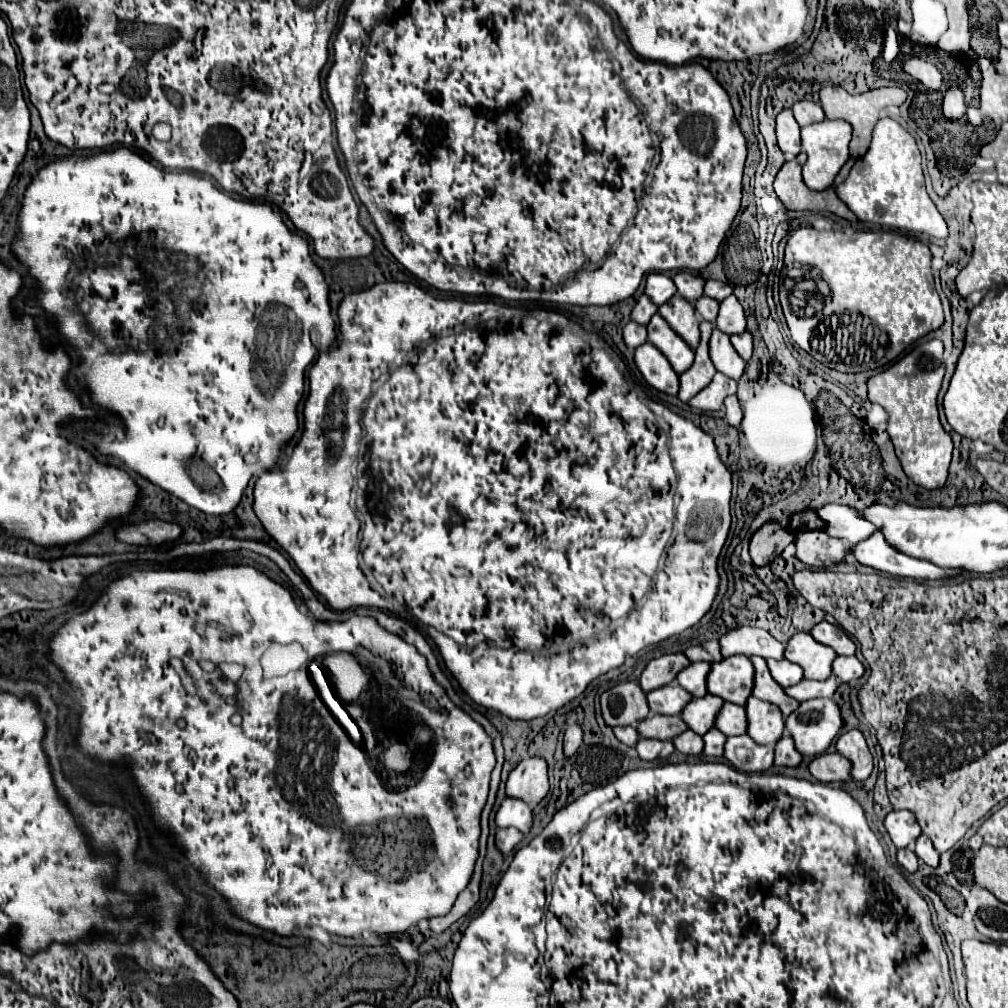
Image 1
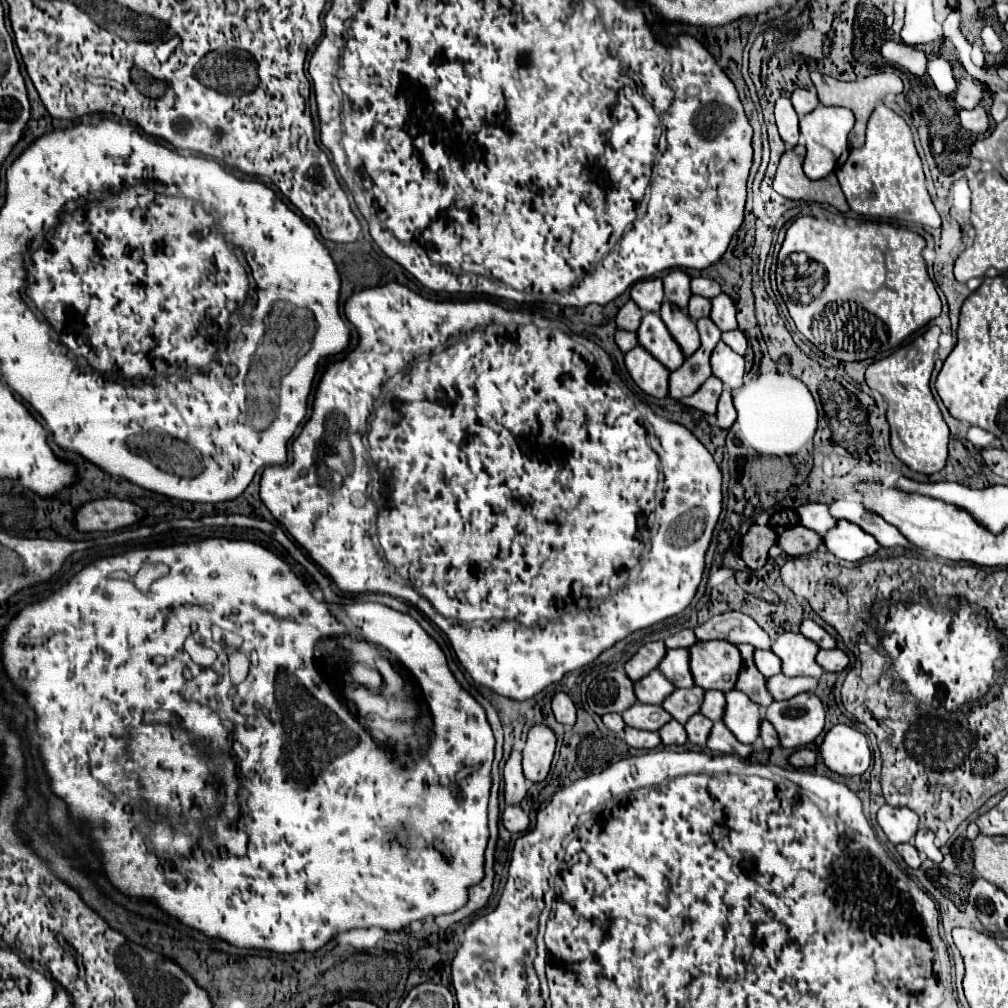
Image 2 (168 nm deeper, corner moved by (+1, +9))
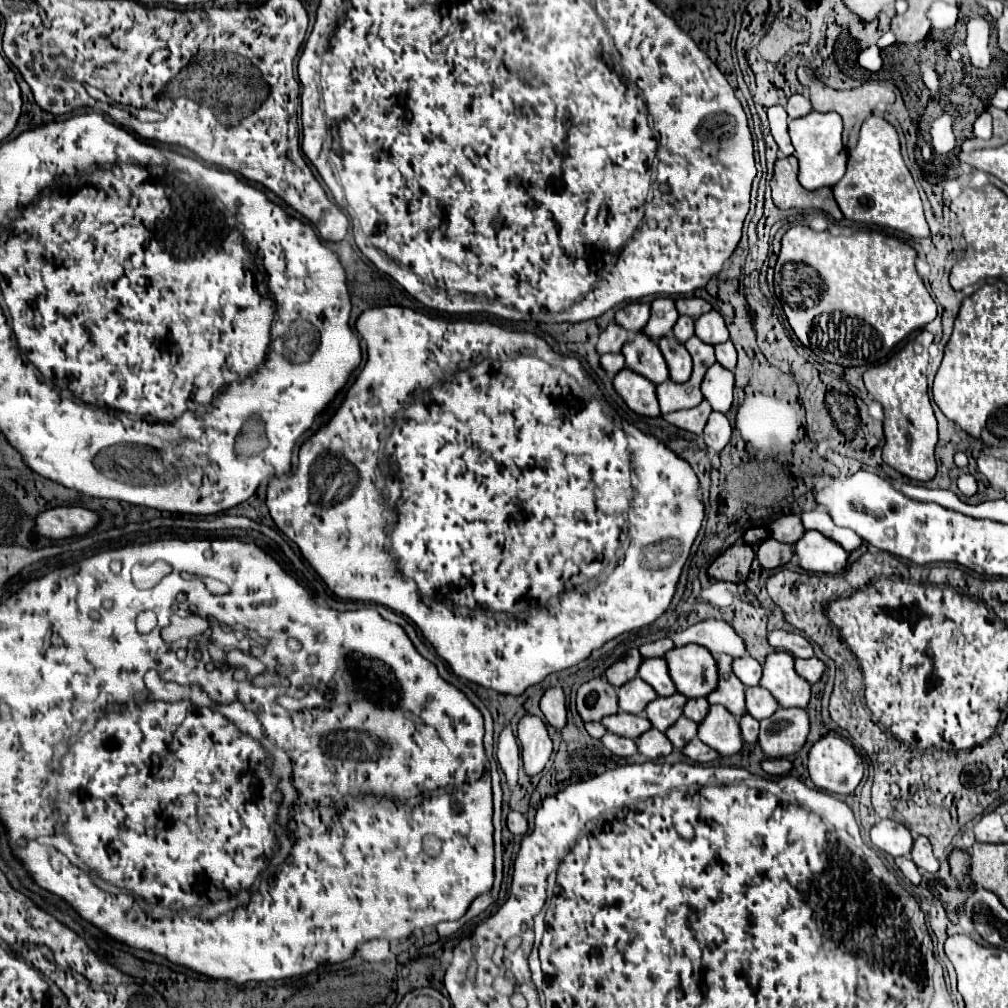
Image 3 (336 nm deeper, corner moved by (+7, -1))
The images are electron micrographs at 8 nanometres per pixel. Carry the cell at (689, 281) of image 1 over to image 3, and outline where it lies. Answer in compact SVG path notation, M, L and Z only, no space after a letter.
M657 297L651 303L651 319L647 321L647 327L643 327L643 333L651 341L659 341L663 337L669 337L677 317L679 317L679 313L675 309L675 303L669 297Z

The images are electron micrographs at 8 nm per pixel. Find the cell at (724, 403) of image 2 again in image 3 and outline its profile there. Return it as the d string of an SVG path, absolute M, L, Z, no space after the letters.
M713 411L707 425L705 425L705 431L703 431L703 441L709 449L713 449L715 453L723 451L723 447L729 443L731 439L731 425L729 425L729 419L723 415L723 413L717 413Z

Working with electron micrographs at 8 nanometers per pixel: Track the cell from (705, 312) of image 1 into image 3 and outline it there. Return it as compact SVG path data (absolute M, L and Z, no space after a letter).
M683 315L683 317L679 317L677 319L677 323L675 323L675 327L673 327L673 337L679 341L679 343L685 343L687 339L691 339L693 337L693 319L689 319L687 315Z

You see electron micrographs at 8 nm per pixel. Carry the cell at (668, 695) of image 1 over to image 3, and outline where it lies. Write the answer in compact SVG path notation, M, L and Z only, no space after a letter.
M635 677L627 681L623 687L619 687L619 707L625 713L643 715L647 703L655 699L655 689L649 683L643 683L643 679Z

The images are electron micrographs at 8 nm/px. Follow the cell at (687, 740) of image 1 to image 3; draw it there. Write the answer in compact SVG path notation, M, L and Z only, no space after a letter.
M653 727L645 731L635 743L639 747L639 753L643 753L647 759L661 759L673 751L673 745L665 739L665 733L655 731Z

